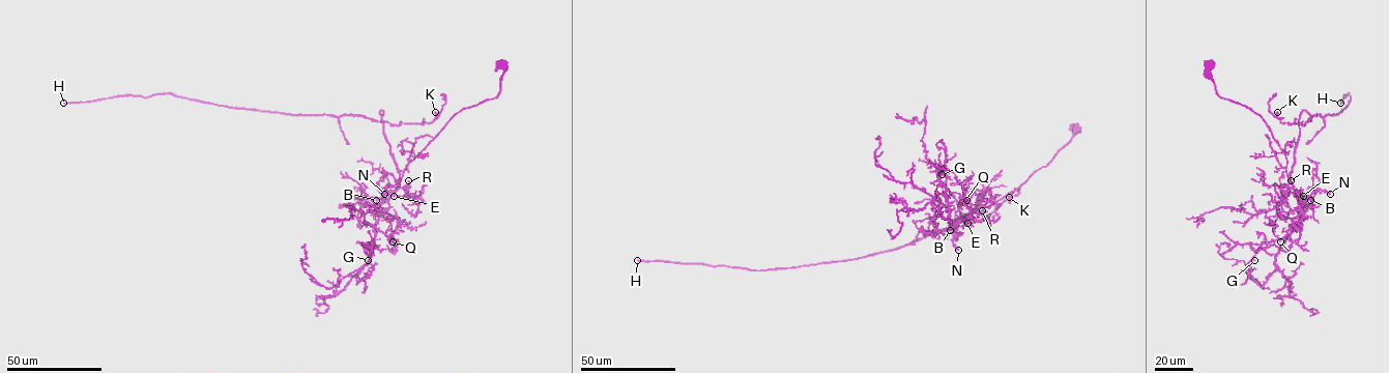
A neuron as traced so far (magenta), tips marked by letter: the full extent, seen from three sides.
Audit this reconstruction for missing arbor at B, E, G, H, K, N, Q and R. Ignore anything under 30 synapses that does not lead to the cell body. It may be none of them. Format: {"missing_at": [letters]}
{"missing_at": ["H"]}

